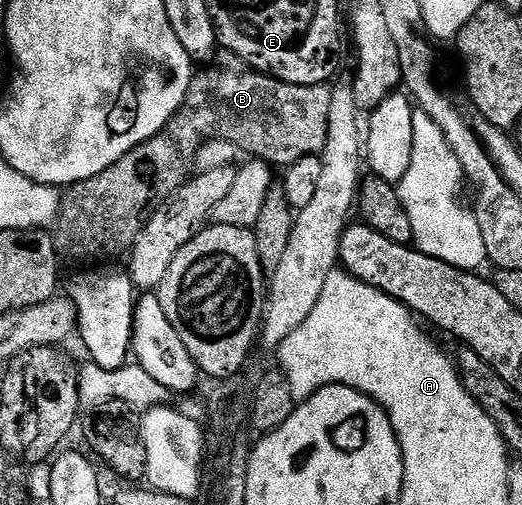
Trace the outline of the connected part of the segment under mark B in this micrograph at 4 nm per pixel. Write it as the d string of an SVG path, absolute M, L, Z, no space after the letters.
M224 49L218 50L212 62L202 67L205 68L202 71L200 68L194 74L183 105L162 131L119 157L119 161L103 169L103 173L95 173L95 177L87 177L87 181L73 184L62 194L57 222L51 227L53 244L57 246L58 256L62 260L74 259L81 263L77 265L85 265L90 262L88 259L113 261L116 255L124 256L145 228L145 222L190 178L199 149L207 141L231 141L231 145L235 145L238 152L245 154L246 151L249 154L246 156L277 169L289 167L299 161L299 157L320 155L325 148L327 125L331 117L332 86L323 83L291 85L287 81L279 81L255 70L235 53Z

